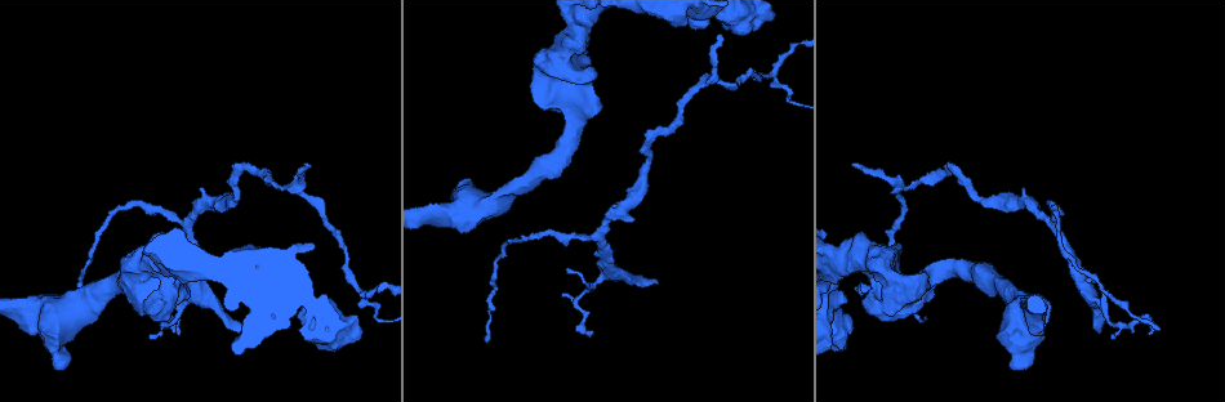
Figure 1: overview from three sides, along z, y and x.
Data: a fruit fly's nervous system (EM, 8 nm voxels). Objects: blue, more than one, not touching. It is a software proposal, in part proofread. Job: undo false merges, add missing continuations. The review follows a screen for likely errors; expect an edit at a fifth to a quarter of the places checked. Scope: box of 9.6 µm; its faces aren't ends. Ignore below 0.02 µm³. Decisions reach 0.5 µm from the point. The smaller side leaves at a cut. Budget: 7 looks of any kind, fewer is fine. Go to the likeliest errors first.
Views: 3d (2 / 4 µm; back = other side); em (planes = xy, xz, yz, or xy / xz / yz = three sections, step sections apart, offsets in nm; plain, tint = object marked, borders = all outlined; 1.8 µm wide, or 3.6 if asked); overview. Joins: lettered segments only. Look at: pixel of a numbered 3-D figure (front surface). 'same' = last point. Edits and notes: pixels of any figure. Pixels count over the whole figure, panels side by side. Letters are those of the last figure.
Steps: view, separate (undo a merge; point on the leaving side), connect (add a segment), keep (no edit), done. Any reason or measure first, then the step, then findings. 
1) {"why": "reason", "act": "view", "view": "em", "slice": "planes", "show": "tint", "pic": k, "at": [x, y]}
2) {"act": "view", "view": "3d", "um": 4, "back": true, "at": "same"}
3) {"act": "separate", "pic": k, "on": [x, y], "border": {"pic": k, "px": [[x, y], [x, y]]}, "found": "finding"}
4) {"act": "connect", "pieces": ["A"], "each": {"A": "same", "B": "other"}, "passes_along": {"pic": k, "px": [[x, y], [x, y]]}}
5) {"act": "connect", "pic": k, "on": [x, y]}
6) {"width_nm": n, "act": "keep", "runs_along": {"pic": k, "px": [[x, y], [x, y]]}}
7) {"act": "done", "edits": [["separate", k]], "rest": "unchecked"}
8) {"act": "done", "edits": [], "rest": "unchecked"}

{"why": "sudden change in width", "act": "view", "view": "3d", "um": 4, "pic": 1, "at": [839, 340]}

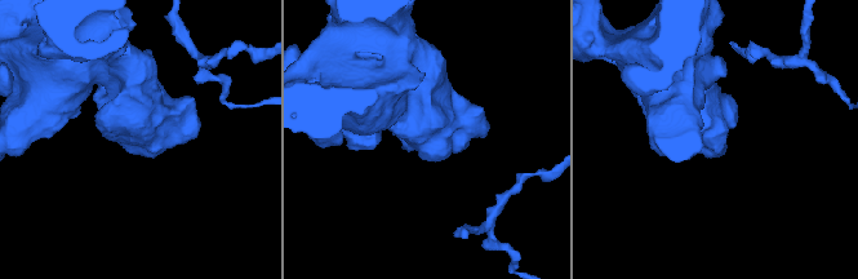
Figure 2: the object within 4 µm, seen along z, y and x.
{"arm_widths_nm": [300, 420], "why": "now the EM", "act": "view", "view": "em", "um": 3.6, "slice": "planes", "show": "borders", "pic": 2, "at": [129, 136]}

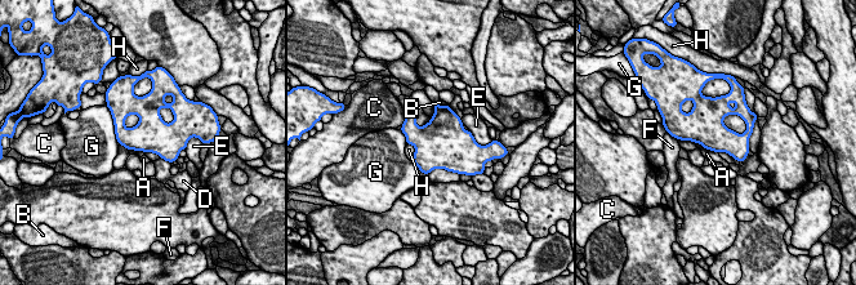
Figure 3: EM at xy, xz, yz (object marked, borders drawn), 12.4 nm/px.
{"act": "keep", "each": {"A": "other", "B": "other", "C": "other", "D": "other", "E": "other", "F": "other", "G": "other", "H": "other"}, "border": {"pic": 3, "px": [[110, 111], [119, 143]]}, "found": "all the same neuron"}

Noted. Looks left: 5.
{"why": "an open end", "act": "view", "view": "em", "slice": "xz", "step": 4, "show": "borders", "pic": 1, "at": [1099, 331]}

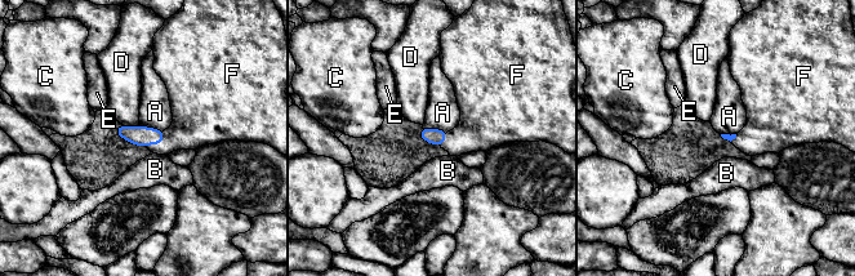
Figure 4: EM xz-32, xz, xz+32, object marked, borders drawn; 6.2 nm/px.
{"why": "cut it another way", "act": "view", "view": "em", "slice": "planes", "show": "borders", "at": "same"}

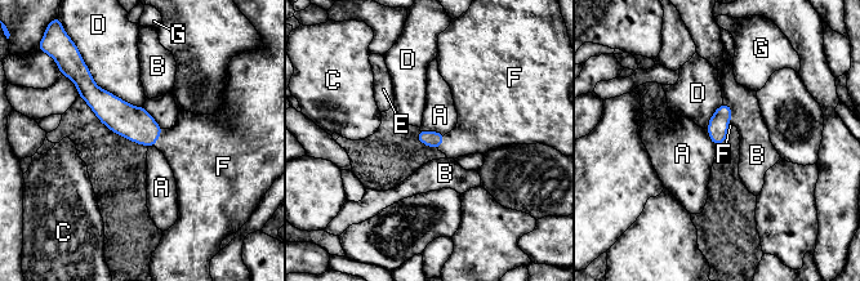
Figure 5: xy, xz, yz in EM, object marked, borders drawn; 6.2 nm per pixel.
{"act": "connect", "pieces": ["F"], "each": {"A": "other", "B": "other", "C": "other", "D": "other", "E": "other", "F": "same", "G": "other"}, "passes_along": {"pic": 5, "px": [[136, 124], [157, 137], [196, 147]]}, "found": "it goes on there"}

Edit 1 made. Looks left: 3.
{"act": "view", "view": "em", "slice": "yz", "step": 8, "show": "tint", "pic": 1, "at": [855, 237]}

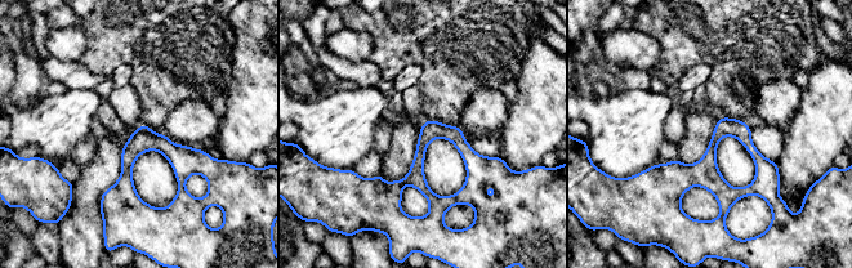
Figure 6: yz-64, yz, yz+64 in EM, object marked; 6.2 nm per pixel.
{"act": "view", "view": "em", "slice": "planes", "show": "borders", "at": "same"}

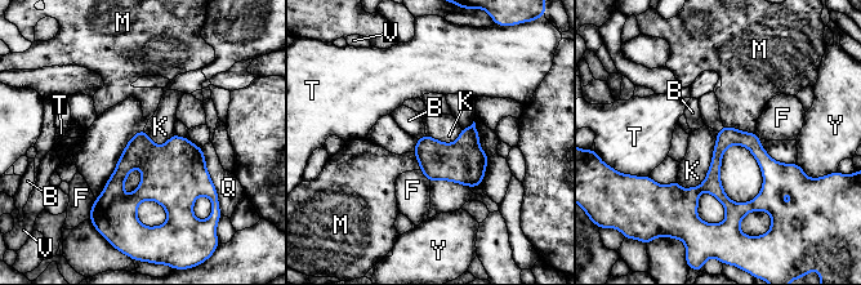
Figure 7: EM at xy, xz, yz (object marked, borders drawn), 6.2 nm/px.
{"act": "keep", "each": {"B": "other", "F": "other", "K": "other", "M": "other", "Q": "other", "T": "other", "V": "other", "Y": "other"}, "runs_along": {"pic": 7, "px": [[726, 129], [714, 187], [734, 217]]}, "found": "none of them fits"}

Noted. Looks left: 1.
{"act": "done", "edits": [["connect", 5]], "rest": "unchecked"}

